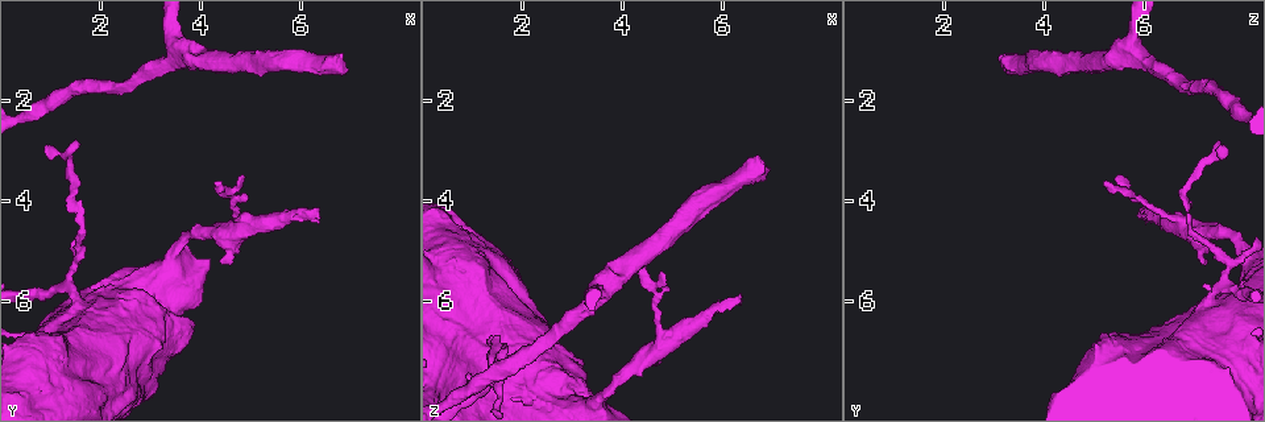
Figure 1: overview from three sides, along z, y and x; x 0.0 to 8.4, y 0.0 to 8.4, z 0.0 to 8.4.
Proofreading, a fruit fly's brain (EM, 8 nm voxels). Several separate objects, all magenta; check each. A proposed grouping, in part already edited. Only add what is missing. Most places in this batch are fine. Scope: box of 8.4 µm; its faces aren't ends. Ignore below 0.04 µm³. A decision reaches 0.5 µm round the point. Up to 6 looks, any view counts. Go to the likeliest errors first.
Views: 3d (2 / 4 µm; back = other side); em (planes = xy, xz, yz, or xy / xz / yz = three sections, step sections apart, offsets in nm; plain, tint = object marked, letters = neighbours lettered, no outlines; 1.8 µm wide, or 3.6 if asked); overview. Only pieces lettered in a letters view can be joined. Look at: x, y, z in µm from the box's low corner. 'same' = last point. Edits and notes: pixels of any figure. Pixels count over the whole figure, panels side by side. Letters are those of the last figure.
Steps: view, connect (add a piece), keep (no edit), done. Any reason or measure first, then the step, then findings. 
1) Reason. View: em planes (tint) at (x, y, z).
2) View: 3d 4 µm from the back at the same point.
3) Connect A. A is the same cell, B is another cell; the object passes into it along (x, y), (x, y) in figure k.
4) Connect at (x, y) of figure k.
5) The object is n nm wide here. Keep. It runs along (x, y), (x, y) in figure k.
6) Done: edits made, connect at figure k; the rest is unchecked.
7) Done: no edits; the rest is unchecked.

View: em planes (letters) at (6.70, 1.20, 3.15).

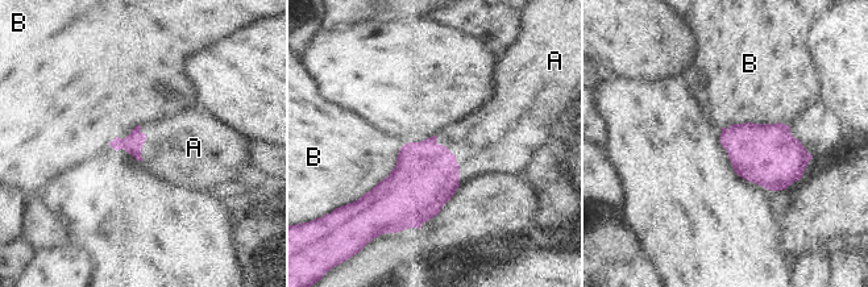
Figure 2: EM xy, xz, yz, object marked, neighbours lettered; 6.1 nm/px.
Connect A. A is the same cell, B is another cell; the object passes into it along (427, 175), (456, 158), (491, 140) in figure 2; the neuron continues.

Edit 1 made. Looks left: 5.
Long arm stops here. View: em planes (letters) at (0.95, 3.00, 7.50).

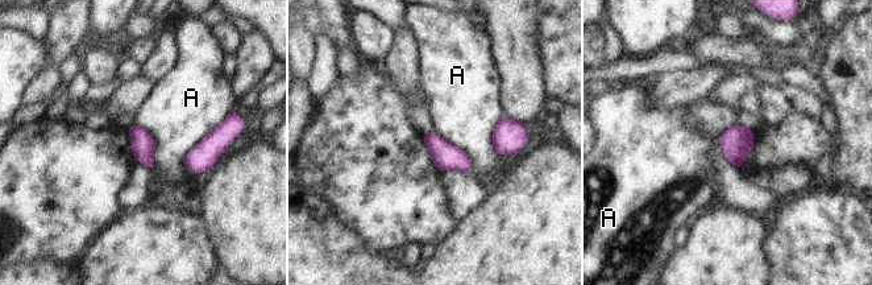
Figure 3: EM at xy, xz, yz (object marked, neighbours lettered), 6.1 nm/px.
The object is 140 nm wide here. Keep. A is another cell; no lettered piece goes on from it.

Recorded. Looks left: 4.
An open end. View: 3d 4 µm at (6.35, 4.35, 5.90).

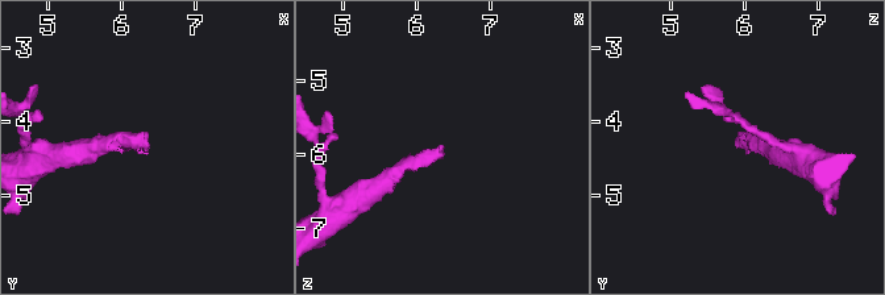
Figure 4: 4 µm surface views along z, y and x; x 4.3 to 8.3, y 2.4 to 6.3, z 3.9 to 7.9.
View: em xz step 4 (letters) at (6.40, 4.35, 5.90).

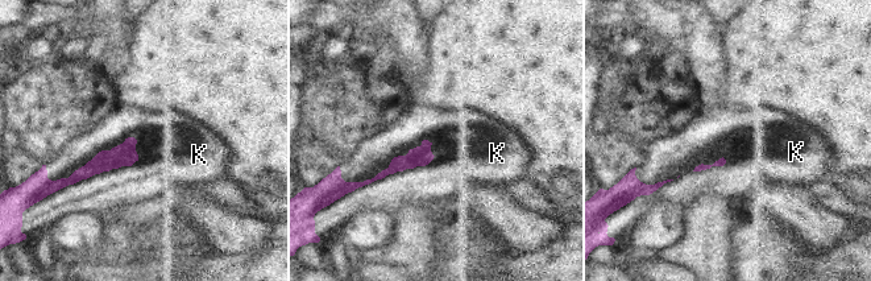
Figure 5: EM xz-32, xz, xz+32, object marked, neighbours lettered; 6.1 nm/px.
View: em planes (letters) at the same point.

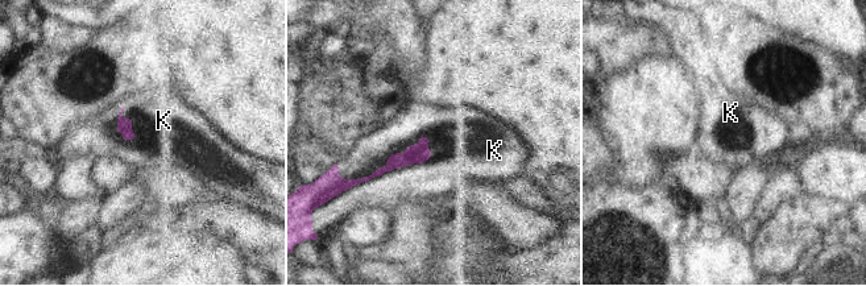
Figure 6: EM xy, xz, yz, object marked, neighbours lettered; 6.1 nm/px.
The longest contact is with K, 200 nm. Connect K. K is the same cell; the object passes into it along (124, 125), (131, 121), (164, 120) in figure 6; the neuron continues.

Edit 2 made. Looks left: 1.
Done: edits made, connect at figure 2, connect at figure 6; the rest is unchecked.

